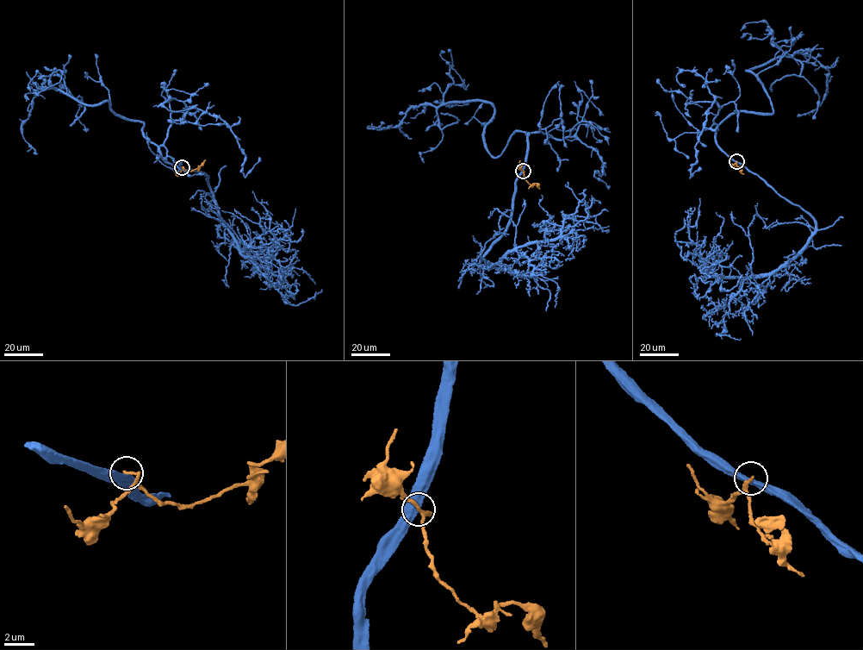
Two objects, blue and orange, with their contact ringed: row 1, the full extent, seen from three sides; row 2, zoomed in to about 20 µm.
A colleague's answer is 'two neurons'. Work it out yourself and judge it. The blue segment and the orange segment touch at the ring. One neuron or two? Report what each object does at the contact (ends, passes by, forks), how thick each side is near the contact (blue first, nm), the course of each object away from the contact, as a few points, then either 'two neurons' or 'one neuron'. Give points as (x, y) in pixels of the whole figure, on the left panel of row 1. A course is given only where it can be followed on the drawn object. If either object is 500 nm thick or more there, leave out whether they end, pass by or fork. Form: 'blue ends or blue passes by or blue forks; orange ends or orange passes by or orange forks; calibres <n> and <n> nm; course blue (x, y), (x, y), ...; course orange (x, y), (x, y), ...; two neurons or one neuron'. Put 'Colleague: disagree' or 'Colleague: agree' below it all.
blue passes by; orange ends; calibres 460 and 200 nm; course blue (182, 167), (145, 139), (145, 123), (115, 113), (108, 102), (83, 103), (42, 86), (21, 128), (37, 153); course orange (182, 166), (192, 171), (205, 159); two neurons
Colleague: agree

